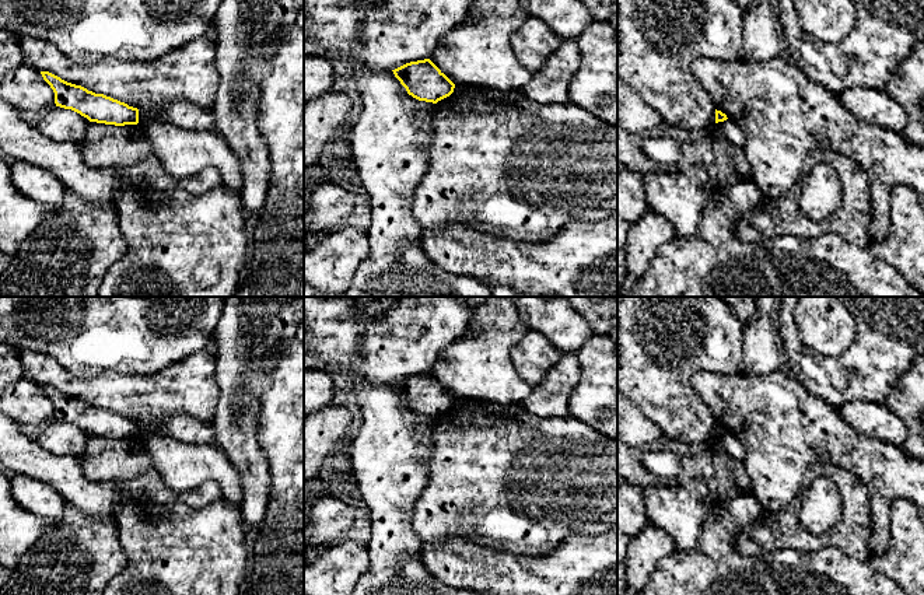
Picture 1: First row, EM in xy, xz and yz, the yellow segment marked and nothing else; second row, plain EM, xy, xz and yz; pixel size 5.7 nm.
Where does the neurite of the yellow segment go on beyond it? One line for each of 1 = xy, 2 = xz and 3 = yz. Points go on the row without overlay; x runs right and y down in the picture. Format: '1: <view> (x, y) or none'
1: none
2: none
3: none

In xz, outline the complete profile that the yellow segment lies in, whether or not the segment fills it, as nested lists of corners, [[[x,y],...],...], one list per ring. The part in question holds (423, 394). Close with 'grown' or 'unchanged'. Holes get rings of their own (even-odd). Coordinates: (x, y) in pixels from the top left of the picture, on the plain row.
[[[430,374],[406,377],[392,384],[407,407],[437,417],[454,406],[455,398]]] | unchanged

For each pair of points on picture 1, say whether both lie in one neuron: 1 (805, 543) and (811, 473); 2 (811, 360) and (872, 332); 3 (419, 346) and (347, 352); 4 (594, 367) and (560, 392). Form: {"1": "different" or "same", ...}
{"1": "same", "2": "same", "3": "same", "4": "different"}

